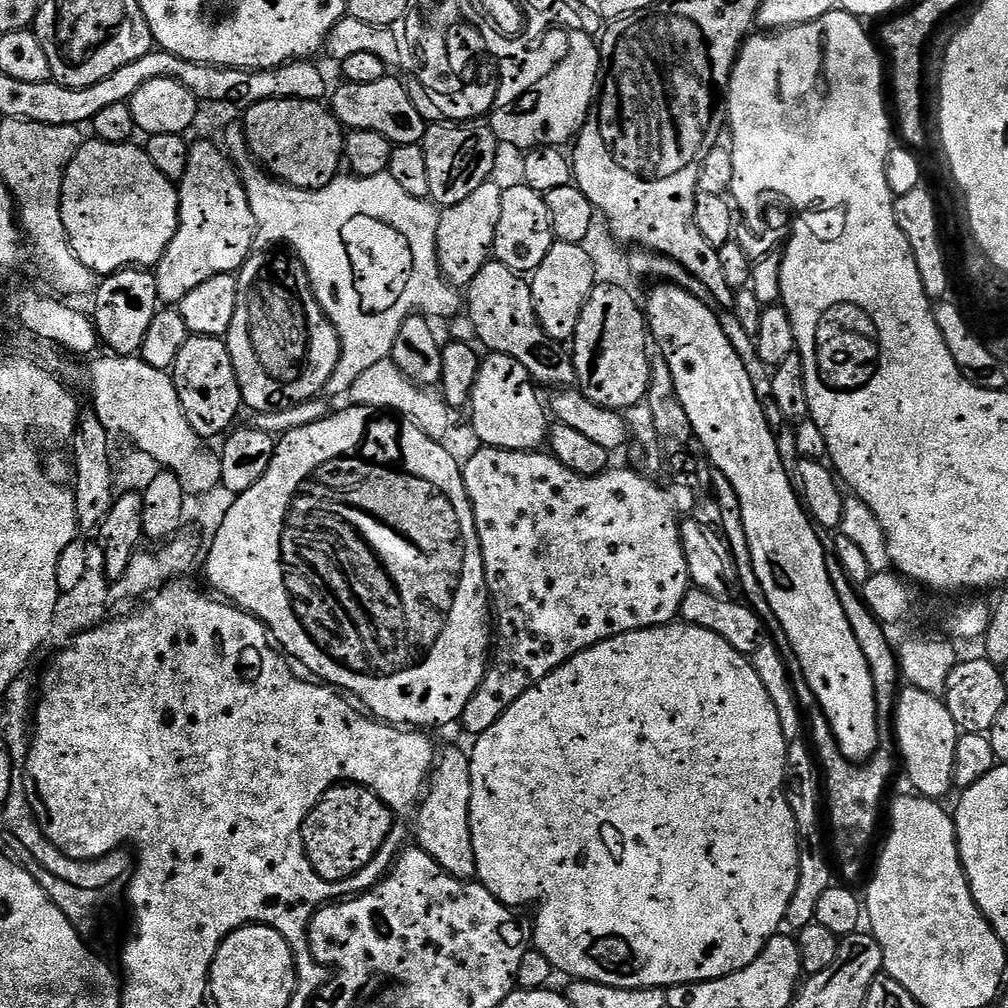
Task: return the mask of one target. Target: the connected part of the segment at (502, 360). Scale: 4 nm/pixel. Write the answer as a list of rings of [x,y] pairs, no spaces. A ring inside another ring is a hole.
[[[501,352],[485,355],[472,391],[472,428],[481,445],[505,448],[511,452],[530,452],[547,441],[550,416],[540,405],[540,396],[532,375],[514,358]]]

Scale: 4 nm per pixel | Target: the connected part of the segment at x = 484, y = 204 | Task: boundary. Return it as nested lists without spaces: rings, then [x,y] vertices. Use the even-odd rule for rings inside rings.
[[[489,182],[478,186],[466,202],[450,206],[440,212],[438,234],[436,235],[436,253],[440,263],[440,275],[457,290],[467,289],[472,279],[482,270],[492,256],[492,243],[498,226],[498,217],[502,215],[501,185]]]

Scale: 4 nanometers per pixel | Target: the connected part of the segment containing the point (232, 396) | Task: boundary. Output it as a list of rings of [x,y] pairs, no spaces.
[[[189,335],[182,350],[178,350],[178,358],[173,362],[170,373],[187,421],[205,441],[209,442],[215,436],[223,437],[237,423],[236,415],[242,412],[240,387],[230,350],[223,339]]]

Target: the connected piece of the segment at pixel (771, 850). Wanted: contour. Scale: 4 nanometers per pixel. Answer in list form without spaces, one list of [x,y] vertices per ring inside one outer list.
[[[683,622],[663,624],[661,628],[643,628],[637,632],[627,632],[621,636],[615,636],[604,640],[577,656],[572,656],[562,666],[558,666],[542,682],[538,682],[490,730],[486,730],[480,736],[475,737],[473,748],[470,748],[470,778],[472,789],[470,790],[470,834],[474,842],[474,862],[476,863],[476,880],[483,884],[486,890],[498,902],[509,906],[516,904],[540,903],[540,909],[536,912],[536,929],[531,929],[530,936],[536,939],[535,951],[541,952],[551,962],[557,973],[565,972],[572,980],[590,980],[602,982],[602,986],[614,986],[615,988],[675,988],[677,984],[697,984],[703,980],[714,978],[726,978],[754,962],[762,954],[765,946],[772,941],[772,937],[781,931],[788,915],[790,898],[794,898],[794,890],[798,886],[798,862],[800,861],[800,832],[796,829],[796,819],[788,809],[788,793],[786,791],[786,773],[788,770],[788,745],[789,737],[784,735],[782,722],[778,718],[778,710],[766,690],[762,686],[762,678],[758,678],[756,668],[751,659],[744,656],[730,642],[726,642],[721,636],[708,630],[702,630],[698,626],[690,626]]]

